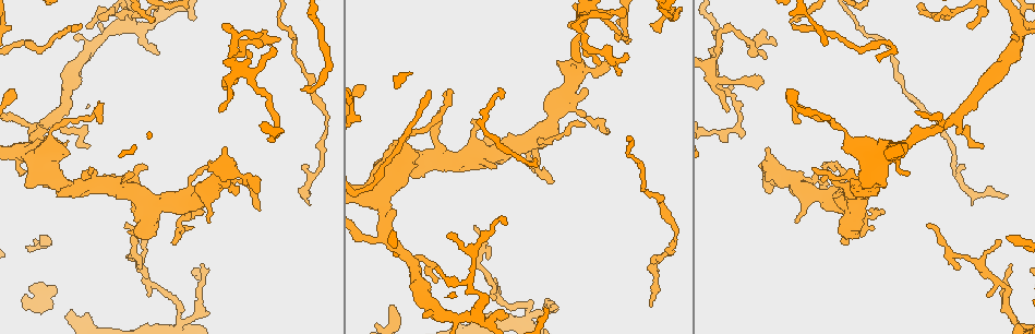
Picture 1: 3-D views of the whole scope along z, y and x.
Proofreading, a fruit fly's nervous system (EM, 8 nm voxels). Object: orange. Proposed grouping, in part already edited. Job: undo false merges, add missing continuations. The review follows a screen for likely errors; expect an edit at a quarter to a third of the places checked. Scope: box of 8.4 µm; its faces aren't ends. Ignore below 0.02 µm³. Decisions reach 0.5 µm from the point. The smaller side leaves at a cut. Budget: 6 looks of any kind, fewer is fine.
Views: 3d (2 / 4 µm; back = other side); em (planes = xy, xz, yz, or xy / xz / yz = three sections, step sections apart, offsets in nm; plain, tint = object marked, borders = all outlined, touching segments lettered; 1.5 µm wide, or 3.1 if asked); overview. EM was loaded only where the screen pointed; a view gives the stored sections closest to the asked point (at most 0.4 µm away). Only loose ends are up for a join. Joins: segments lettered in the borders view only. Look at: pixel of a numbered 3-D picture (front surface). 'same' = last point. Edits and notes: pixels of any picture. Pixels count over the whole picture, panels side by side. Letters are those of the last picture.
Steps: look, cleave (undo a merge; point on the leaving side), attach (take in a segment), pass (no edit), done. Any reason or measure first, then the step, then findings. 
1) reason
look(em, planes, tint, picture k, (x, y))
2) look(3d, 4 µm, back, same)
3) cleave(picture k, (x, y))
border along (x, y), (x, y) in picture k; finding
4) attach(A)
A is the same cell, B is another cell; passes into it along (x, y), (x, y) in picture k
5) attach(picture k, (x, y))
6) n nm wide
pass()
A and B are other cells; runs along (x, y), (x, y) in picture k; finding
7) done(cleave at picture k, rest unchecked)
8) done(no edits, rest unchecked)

an open end
look(3d, 4 µm, back, picture 1, (764, 162))

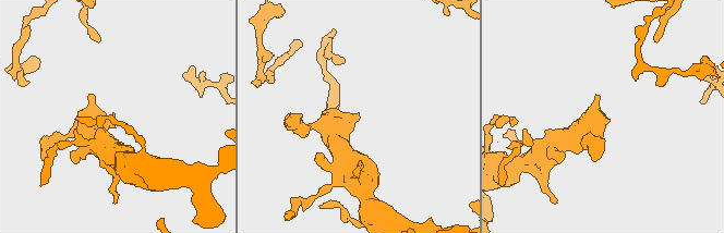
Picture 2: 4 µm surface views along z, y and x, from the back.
look(em, planes, borders, picture 2, (358, 113))

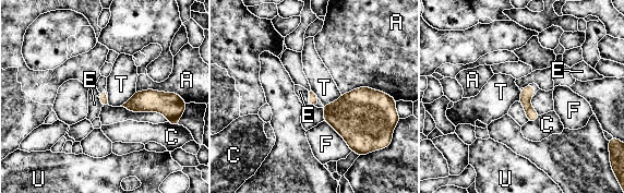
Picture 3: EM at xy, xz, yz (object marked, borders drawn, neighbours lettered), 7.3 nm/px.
pass()
A, C, E, F, T and U are other cells; border along (342, 95), (334, 101), (323, 106) in picture 3; no lettered segment goes on from it

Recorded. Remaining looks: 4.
branch stops here
look(em, xz, step 4, borders, picture 1, (551, 183))

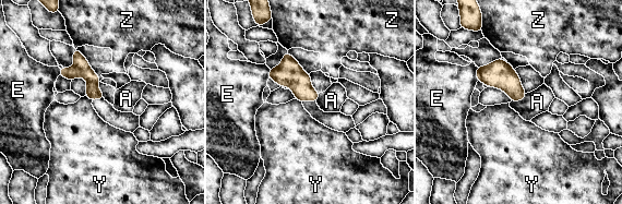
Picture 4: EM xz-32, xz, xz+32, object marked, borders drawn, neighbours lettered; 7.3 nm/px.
cut it another way
look(em, yz, step 8, borders, same)

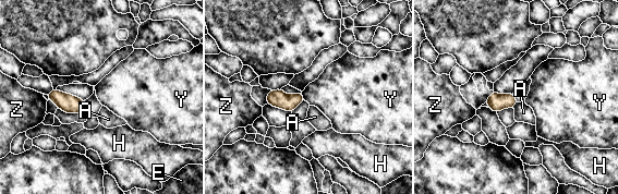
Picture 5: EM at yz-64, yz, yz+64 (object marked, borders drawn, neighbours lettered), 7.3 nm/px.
pass()
A, E, H, Y and Z are other cells; border along (518, 102), (513, 108) in picture 5; none of them fits

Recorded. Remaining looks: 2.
thin end
look(em, planes, plain, picture 1, (493, 297))

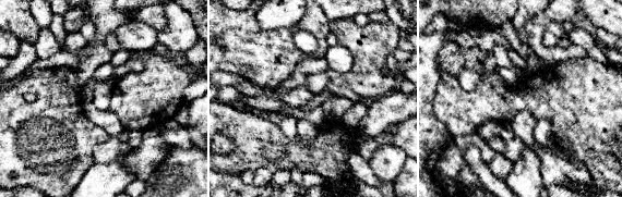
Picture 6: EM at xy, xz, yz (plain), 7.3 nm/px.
look(em, planes, borders, same)

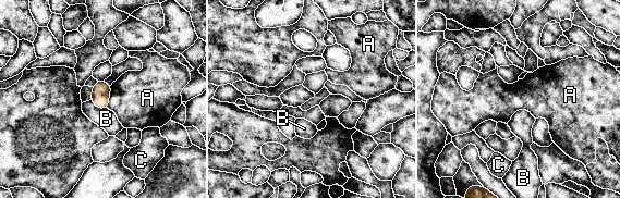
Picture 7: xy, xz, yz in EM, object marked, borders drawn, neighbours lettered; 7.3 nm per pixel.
A touches over 170 nm
pass()
A, B and C are other cells; border along (90, 100), (98, 108), (106, 108) in picture 7; no lettered segment goes on from it

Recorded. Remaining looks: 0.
done(no edits, rest unchecked)

